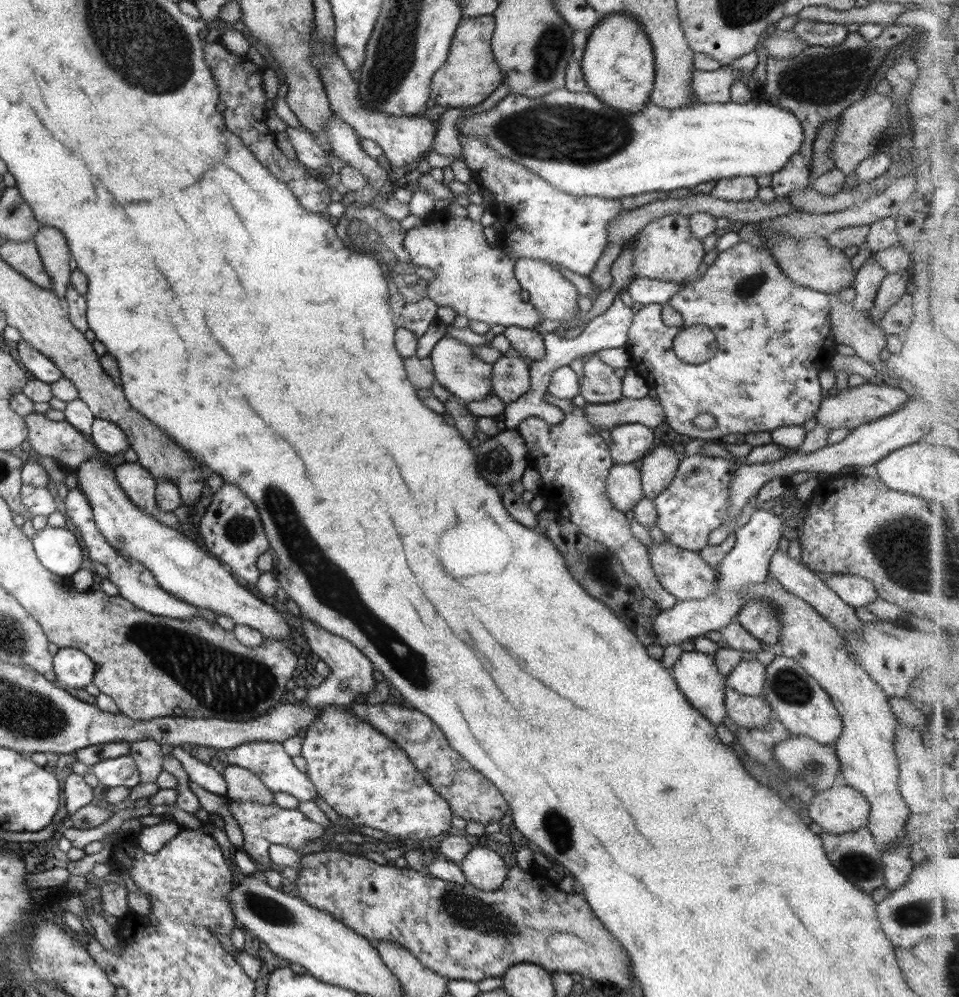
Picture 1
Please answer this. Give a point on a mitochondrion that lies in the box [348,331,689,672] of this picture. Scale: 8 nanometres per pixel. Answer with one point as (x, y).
(494, 463)

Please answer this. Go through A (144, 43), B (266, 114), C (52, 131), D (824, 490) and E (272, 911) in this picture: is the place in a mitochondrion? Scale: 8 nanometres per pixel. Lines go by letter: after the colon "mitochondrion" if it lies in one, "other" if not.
A: mitochondrion
B: other
C: other
D: other
E: mitochondrion

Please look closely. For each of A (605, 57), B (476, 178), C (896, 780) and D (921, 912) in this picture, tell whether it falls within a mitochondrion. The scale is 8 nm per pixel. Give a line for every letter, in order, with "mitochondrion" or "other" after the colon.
A: other
B: other
C: other
D: mitochondrion

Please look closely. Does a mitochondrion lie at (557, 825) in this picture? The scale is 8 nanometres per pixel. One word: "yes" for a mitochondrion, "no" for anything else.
yes

